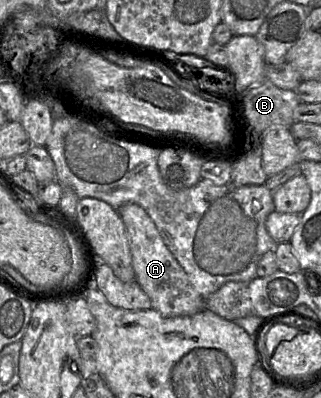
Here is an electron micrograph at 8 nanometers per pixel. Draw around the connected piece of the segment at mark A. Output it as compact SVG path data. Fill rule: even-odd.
M124 204L116 210L126 229L135 281L150 298L151 309L164 317L191 316L203 311L205 299L194 289L147 212L138 204Z

